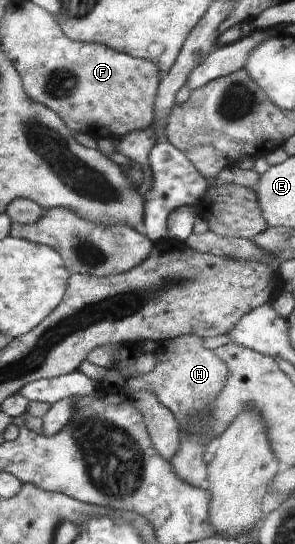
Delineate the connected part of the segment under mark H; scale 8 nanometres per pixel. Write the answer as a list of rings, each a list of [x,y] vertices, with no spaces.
[[[186,334],[157,341],[155,352],[158,355],[158,364],[156,364],[156,368],[133,380],[133,383],[138,385],[148,384],[160,402],[173,412],[179,427],[180,448],[178,448],[176,456],[170,458],[170,462],[173,464],[178,478],[182,478],[184,482],[190,482],[194,486],[206,483],[210,455],[218,445],[216,441],[220,435],[218,437],[210,436],[210,440],[206,440],[202,432],[204,432],[204,428],[208,428],[206,424],[212,422],[212,426],[214,426],[214,414],[210,414],[210,408],[216,402],[216,398],[220,396],[228,374],[226,364],[214,354],[213,350],[207,348],[204,342],[204,337],[196,334]]]

